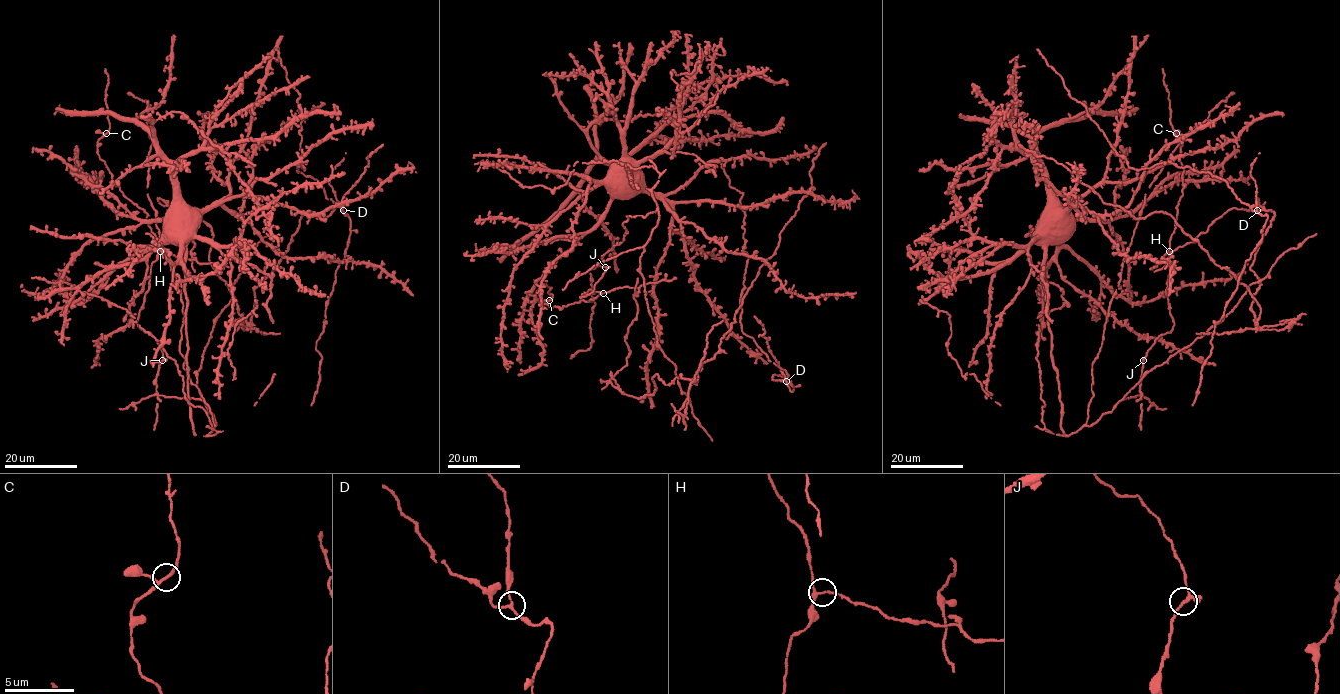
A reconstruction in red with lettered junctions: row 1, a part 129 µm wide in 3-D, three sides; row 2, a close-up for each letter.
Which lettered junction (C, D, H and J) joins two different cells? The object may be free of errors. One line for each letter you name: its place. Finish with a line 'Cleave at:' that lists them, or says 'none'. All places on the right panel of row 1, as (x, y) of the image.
H: (1169, 251)
Cleave at: H

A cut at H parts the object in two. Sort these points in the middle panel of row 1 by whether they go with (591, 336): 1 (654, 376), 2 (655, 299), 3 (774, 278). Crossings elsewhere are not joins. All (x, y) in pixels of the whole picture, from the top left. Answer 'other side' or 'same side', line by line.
1: other side
2: same side
3: same side

